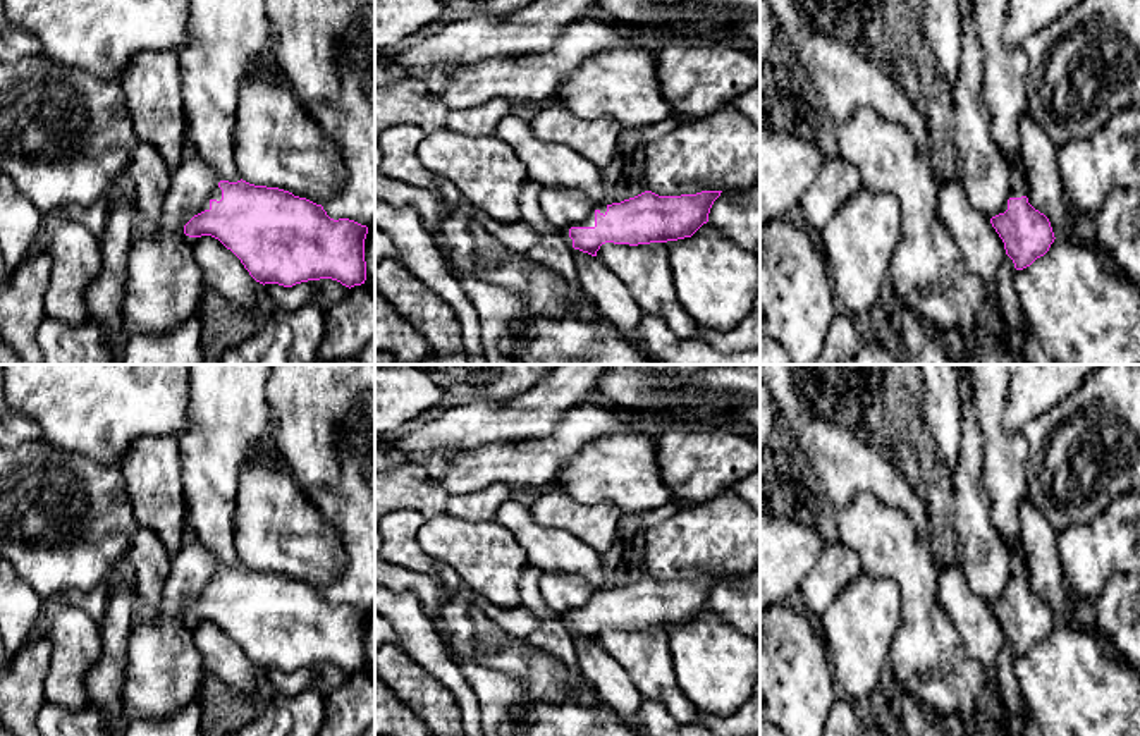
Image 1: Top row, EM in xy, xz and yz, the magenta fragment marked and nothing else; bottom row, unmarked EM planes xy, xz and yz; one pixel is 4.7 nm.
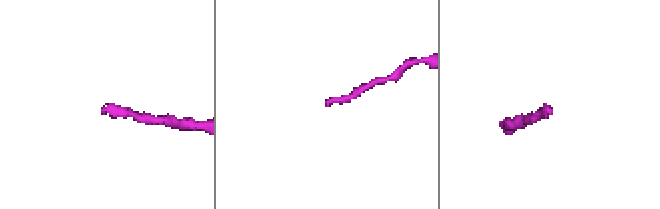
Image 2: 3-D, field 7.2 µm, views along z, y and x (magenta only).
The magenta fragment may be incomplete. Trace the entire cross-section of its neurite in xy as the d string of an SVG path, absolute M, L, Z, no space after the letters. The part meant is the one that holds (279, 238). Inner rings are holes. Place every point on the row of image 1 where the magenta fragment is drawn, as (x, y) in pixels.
M220 181L179 234L189 246L201 236L218 239L263 285L332 279L351 289L366 280L368 227L334 220L322 205L279 187Z

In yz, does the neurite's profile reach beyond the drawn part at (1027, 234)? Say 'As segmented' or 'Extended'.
Extended

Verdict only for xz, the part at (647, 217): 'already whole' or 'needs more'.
needs more

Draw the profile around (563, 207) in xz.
M543 187L538 196L543 215L559 229L581 224L598 206L579 189Z

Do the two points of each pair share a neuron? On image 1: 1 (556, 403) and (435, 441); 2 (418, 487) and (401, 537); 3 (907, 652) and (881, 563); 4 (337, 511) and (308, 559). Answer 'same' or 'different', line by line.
1: same
2: different
3: same
4: different

